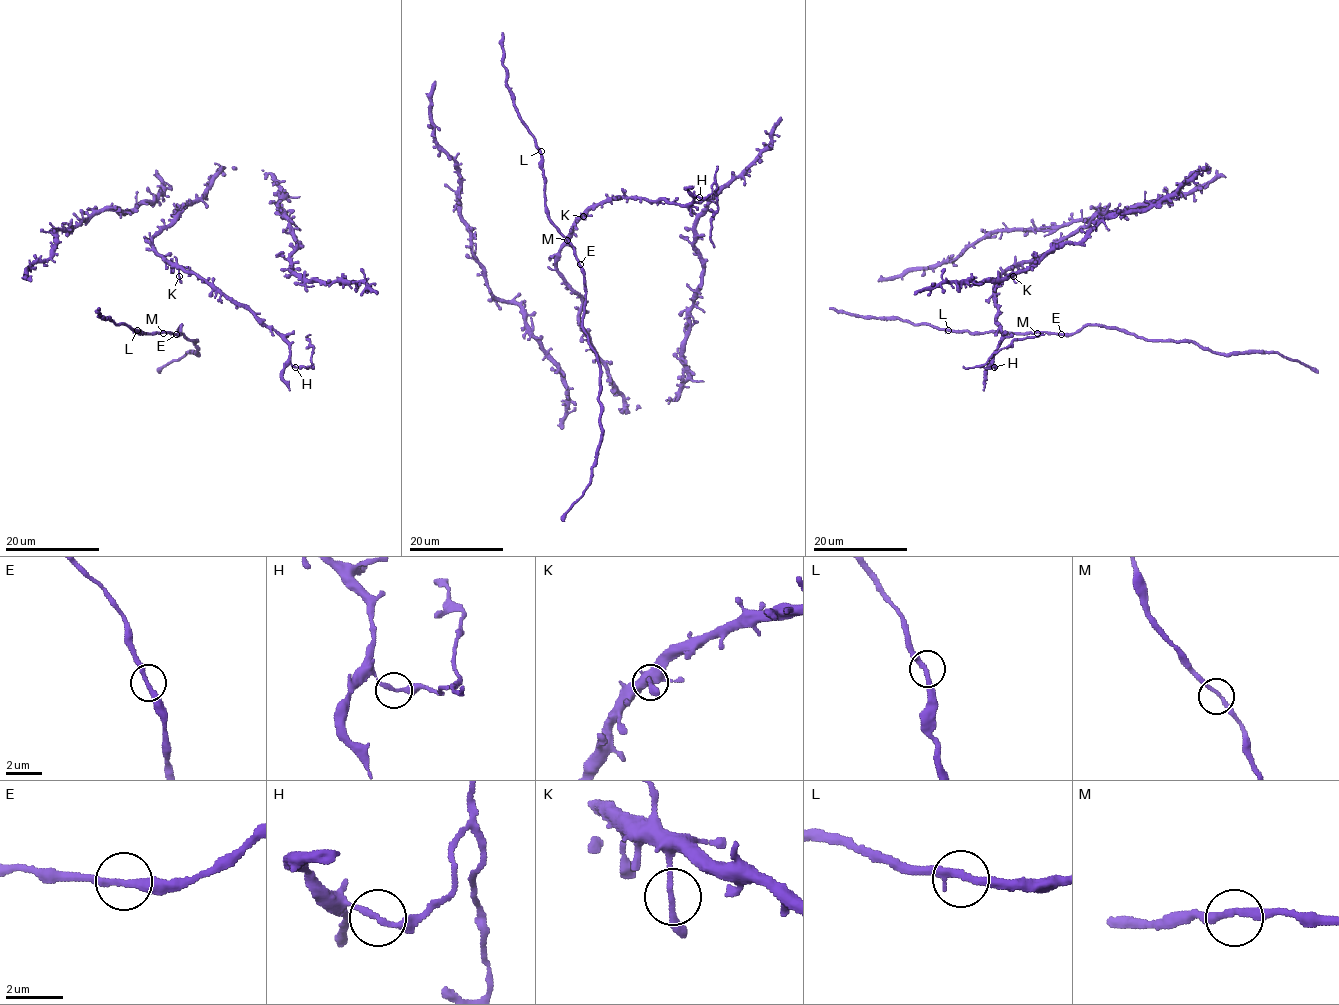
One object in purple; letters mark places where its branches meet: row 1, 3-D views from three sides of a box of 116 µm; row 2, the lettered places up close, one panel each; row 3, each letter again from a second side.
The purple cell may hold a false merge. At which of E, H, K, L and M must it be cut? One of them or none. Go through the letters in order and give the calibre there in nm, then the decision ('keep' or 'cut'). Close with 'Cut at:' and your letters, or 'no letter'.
E: 280 nm thick; keep
H: 200 nm thick; cut
K: 200 nm thick; keep
L: 280 nm thick; keep
M: 240 nm thick; keep
Cut at: H

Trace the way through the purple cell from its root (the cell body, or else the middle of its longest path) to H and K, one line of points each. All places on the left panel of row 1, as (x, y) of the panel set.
H: (177, 211), (152, 239), (154, 250), (246, 305), (289, 346), (289, 362), (295, 367)
K: (177, 211), (178, 216), (152, 239), (152, 246), (178, 269), (179, 276)

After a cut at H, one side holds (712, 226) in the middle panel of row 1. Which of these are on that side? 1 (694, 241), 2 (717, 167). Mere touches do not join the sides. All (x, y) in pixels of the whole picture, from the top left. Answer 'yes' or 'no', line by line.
1: no
2: yes

